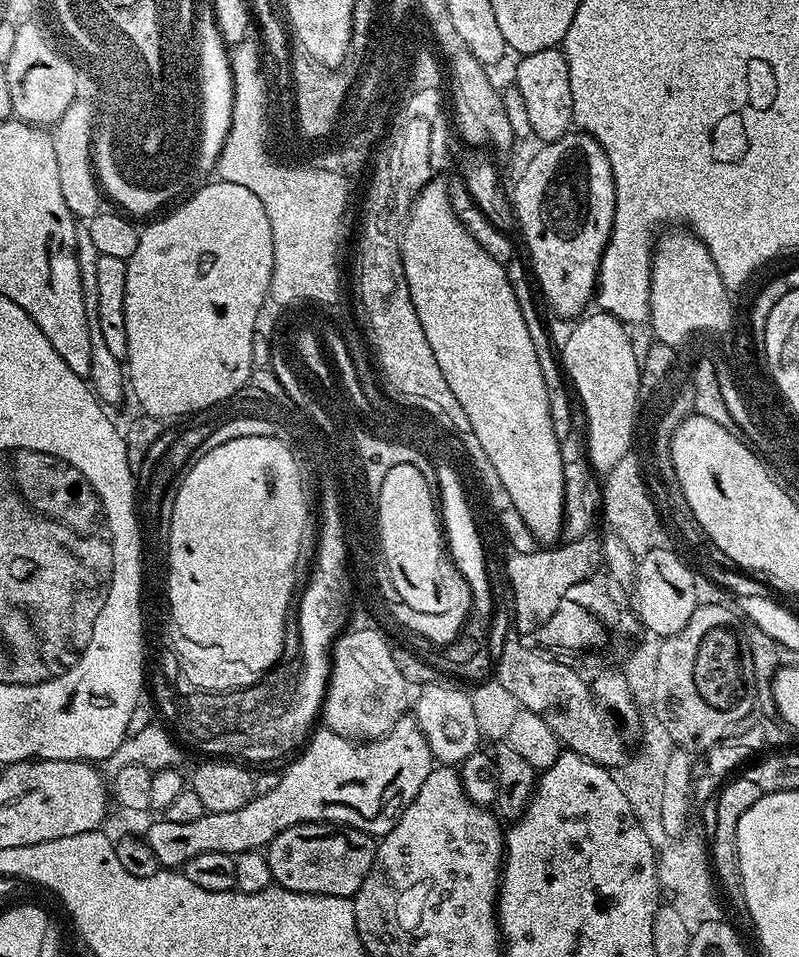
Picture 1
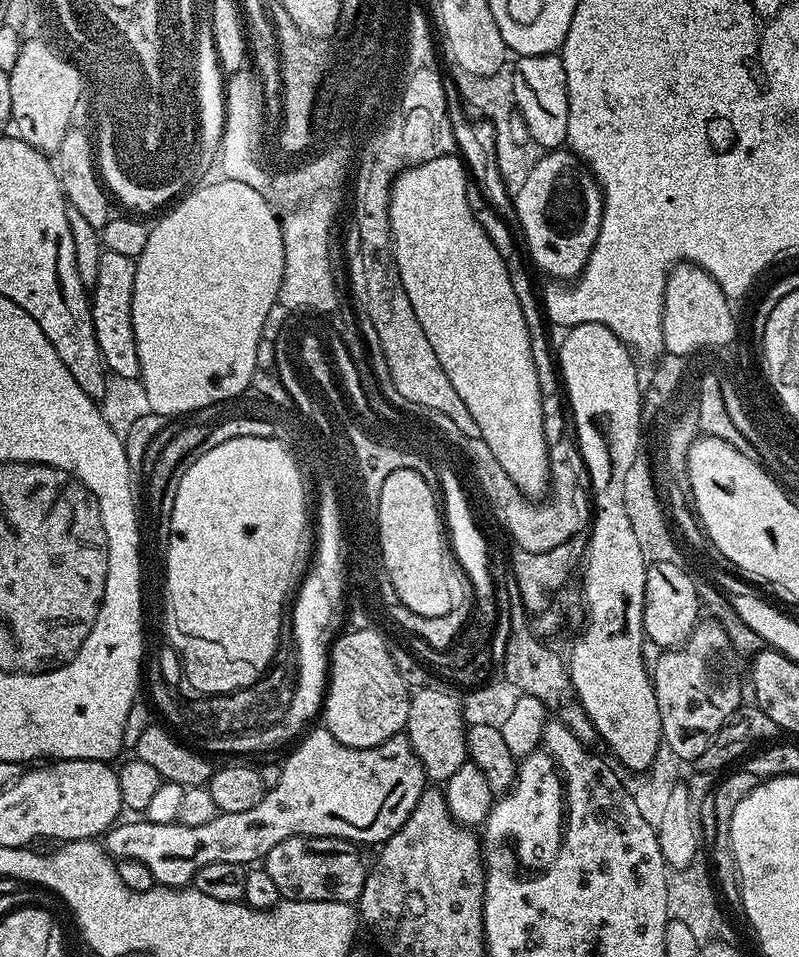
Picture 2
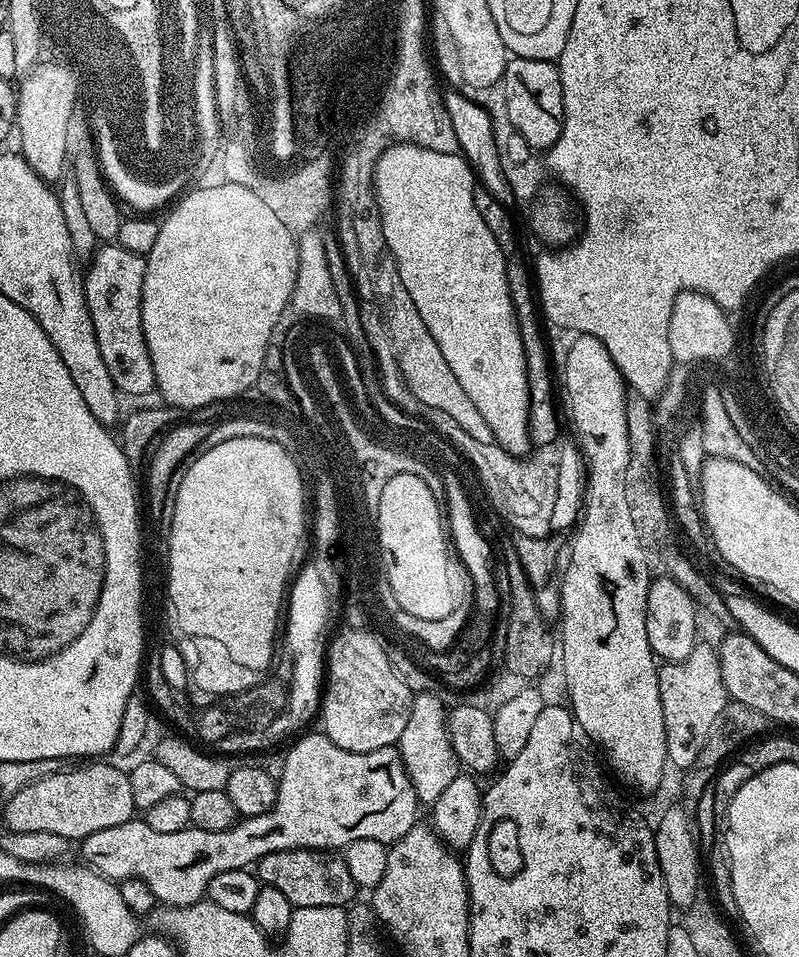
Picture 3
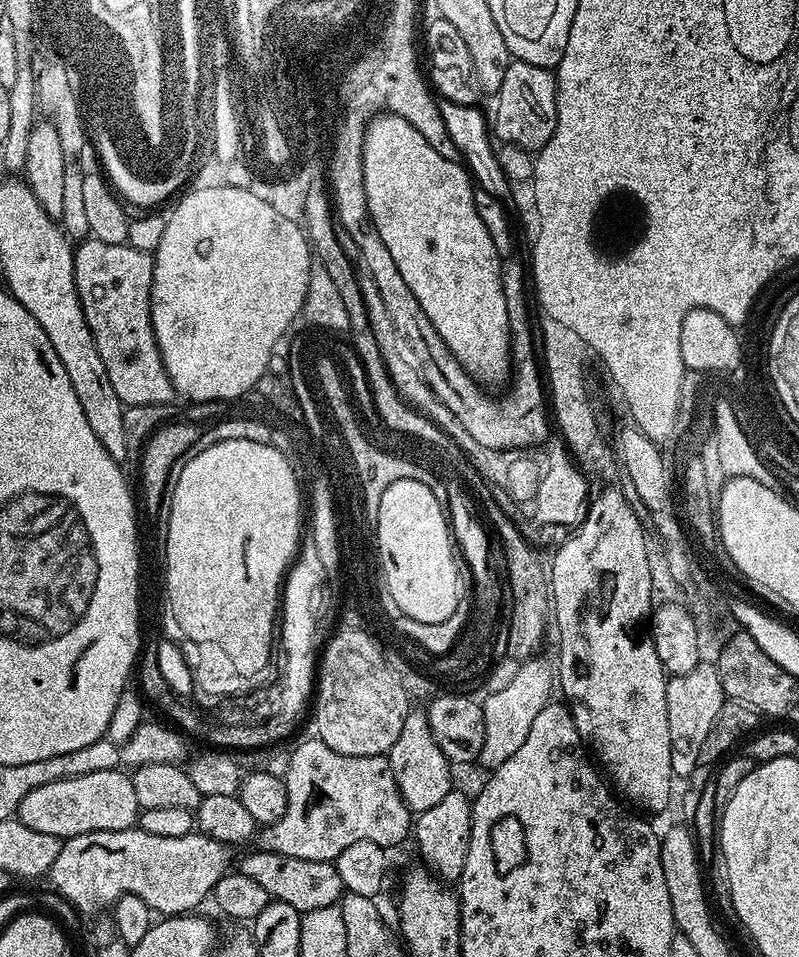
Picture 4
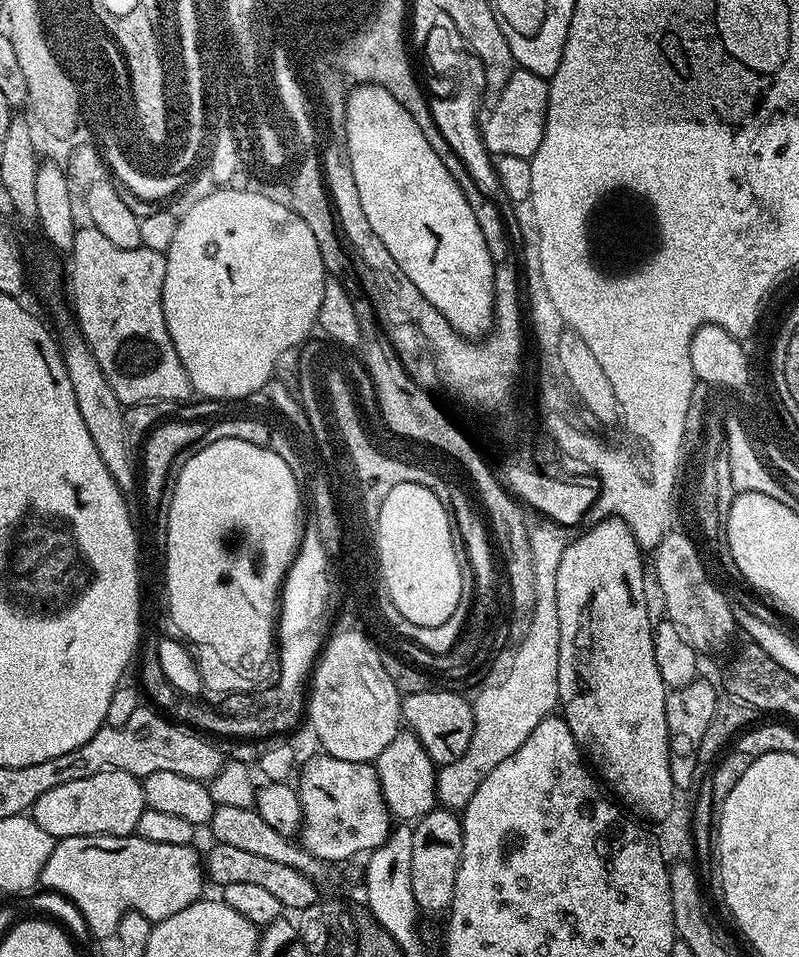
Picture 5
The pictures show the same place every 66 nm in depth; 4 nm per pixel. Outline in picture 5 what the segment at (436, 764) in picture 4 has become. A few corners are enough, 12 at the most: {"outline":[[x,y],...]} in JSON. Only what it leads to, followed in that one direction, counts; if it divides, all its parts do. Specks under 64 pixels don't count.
{"outline":[[400,730],[374,763],[395,819],[435,808],[438,768]]}

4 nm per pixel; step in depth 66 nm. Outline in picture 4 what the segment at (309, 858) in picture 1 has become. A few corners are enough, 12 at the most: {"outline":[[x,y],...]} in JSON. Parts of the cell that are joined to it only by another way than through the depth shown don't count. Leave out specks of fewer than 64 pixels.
{"outline":[[255,851],[238,871],[301,914],[345,893],[335,863]]}

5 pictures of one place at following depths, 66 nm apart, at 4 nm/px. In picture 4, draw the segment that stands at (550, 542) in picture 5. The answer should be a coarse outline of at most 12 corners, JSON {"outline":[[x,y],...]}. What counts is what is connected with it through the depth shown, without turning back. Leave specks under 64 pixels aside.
{"outline":[[523,661],[483,697],[479,763],[497,768],[553,699],[554,668]]}

